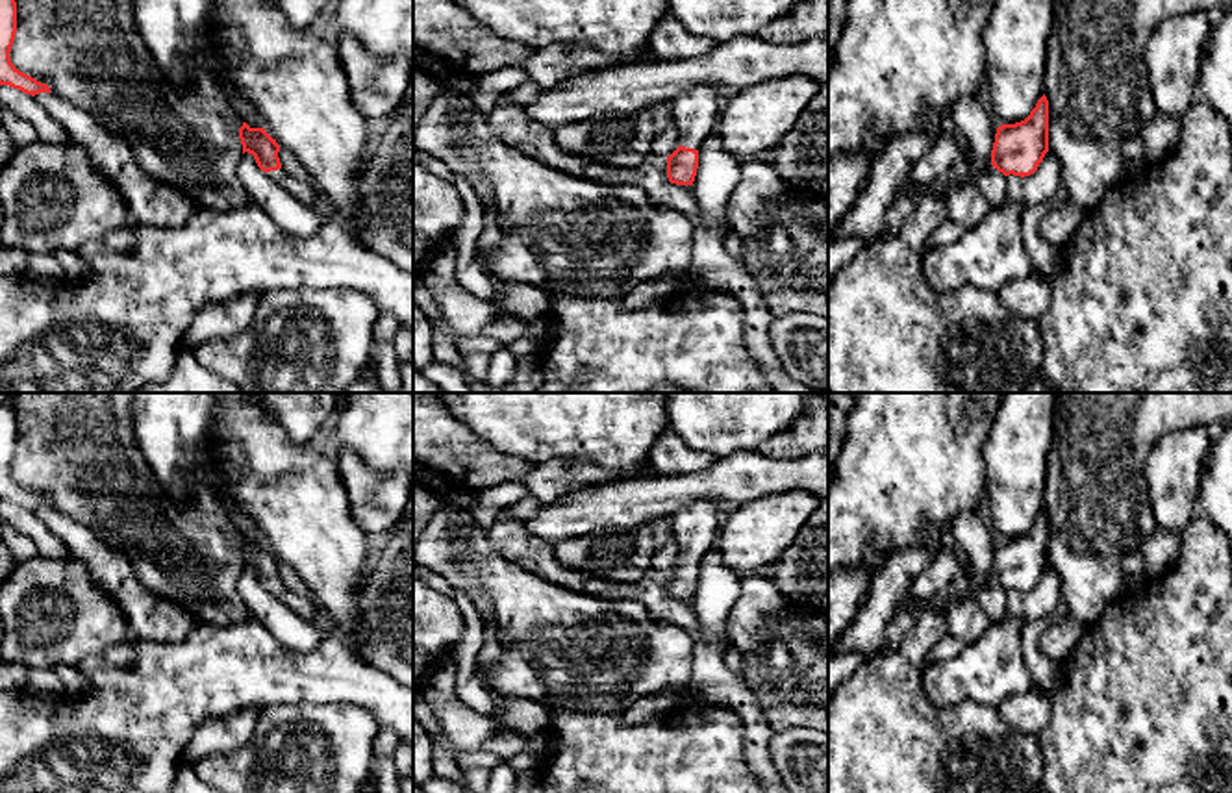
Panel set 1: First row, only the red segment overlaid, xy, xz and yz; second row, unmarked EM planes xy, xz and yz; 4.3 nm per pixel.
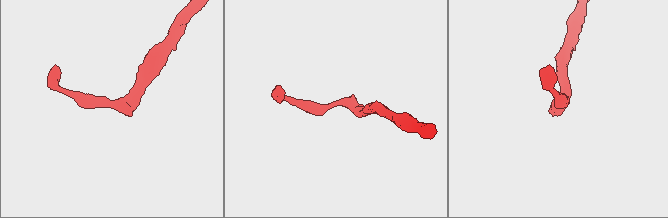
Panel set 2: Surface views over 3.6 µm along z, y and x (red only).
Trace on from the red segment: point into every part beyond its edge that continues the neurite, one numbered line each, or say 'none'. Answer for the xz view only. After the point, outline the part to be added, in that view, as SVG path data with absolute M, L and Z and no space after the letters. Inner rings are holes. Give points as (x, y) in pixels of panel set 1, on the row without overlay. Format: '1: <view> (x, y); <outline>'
1: xz (695, 527); M710 500L680 508L671 519L673 537L680 547L680 560L700 565L700 560L713 552L723 521L724 515Z

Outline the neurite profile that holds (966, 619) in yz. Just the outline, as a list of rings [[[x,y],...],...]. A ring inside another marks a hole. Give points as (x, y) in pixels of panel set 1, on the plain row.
[[[978,595],[952,600],[945,615],[947,634],[954,636],[963,645],[978,641],[991,624],[978,602]]]

